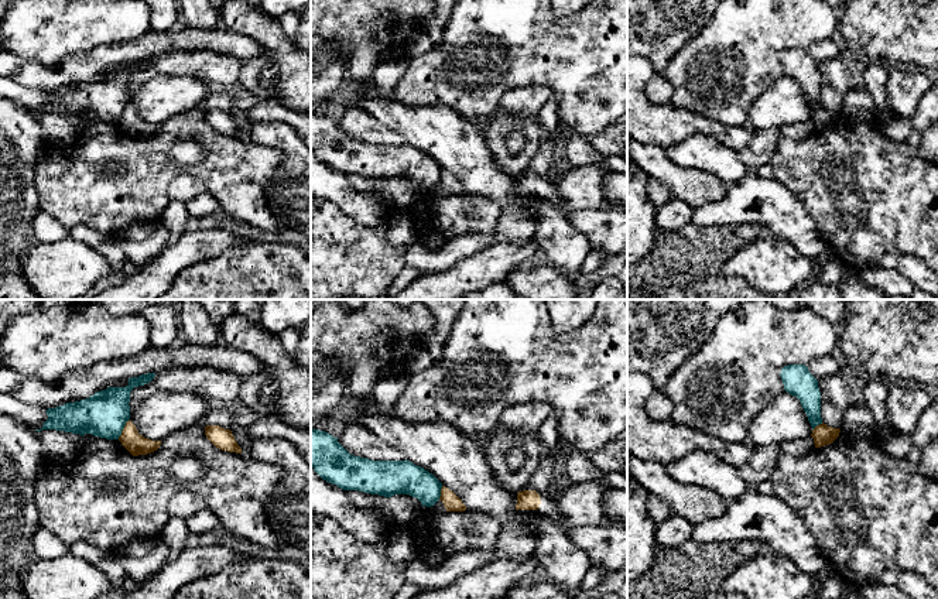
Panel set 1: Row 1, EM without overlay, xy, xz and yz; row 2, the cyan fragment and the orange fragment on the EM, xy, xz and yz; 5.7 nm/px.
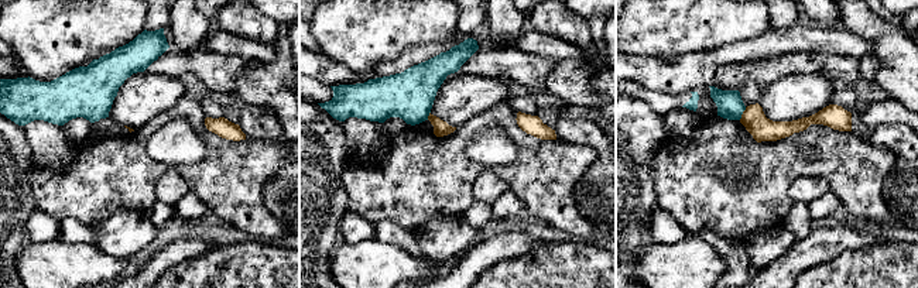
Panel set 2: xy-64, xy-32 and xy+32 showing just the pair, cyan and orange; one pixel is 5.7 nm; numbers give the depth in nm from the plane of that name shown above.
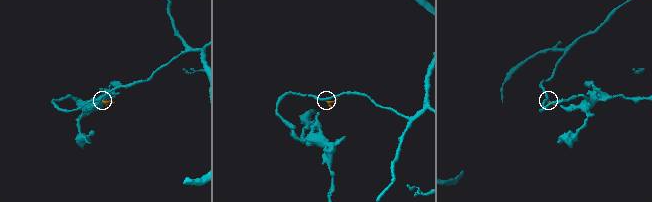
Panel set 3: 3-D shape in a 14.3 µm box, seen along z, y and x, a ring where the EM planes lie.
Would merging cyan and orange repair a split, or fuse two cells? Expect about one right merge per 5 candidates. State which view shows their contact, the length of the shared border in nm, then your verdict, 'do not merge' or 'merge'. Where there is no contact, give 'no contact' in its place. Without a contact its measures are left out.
contact in xy; length 140 nm; do not merge

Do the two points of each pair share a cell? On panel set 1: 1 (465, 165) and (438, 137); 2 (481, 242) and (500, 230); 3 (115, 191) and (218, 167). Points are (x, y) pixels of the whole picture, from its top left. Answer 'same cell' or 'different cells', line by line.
1: same cell
2: same cell
3: same cell

